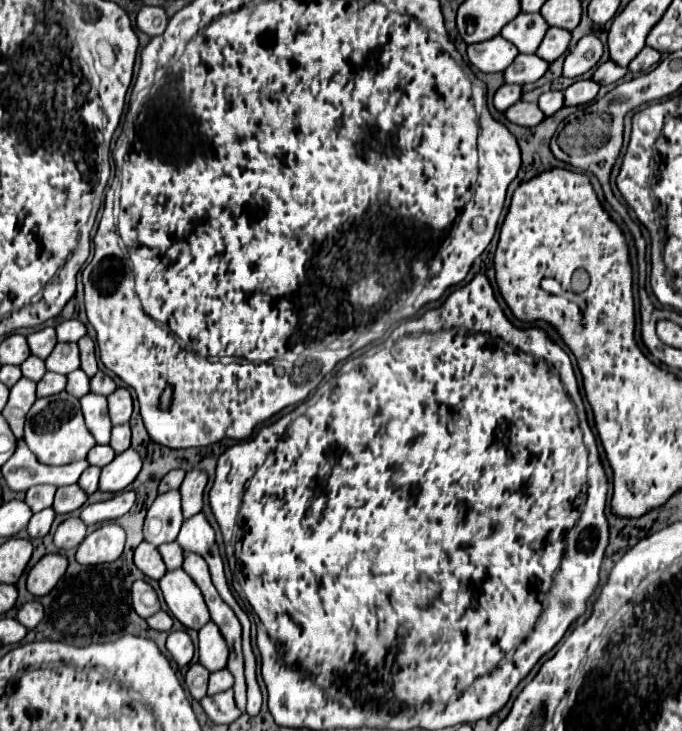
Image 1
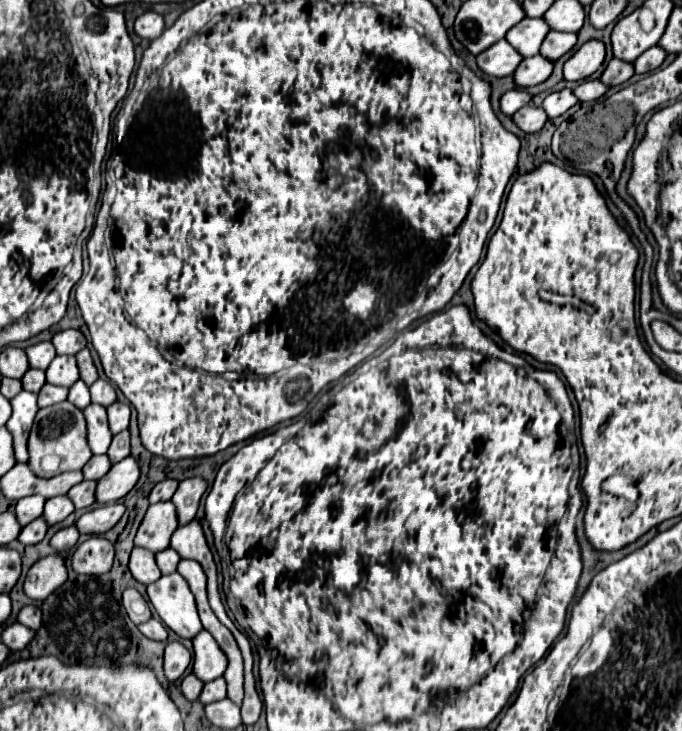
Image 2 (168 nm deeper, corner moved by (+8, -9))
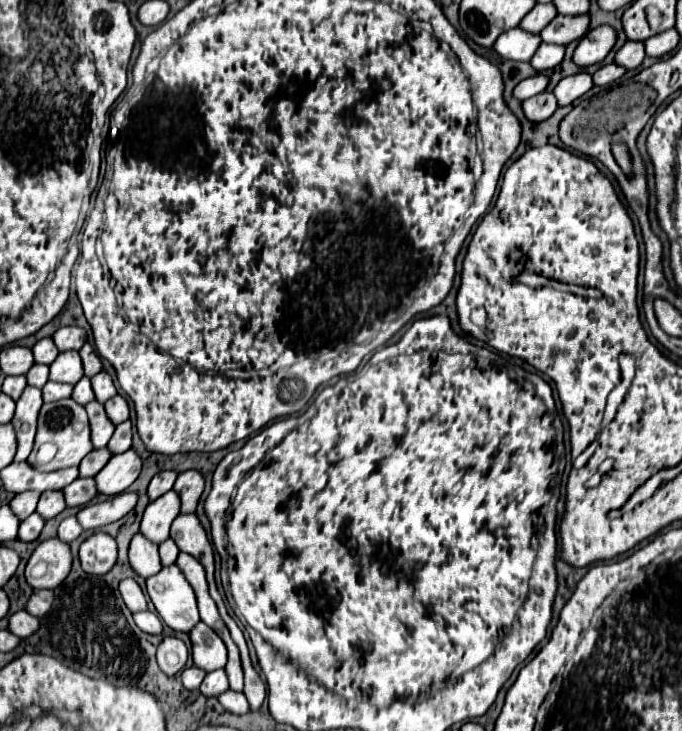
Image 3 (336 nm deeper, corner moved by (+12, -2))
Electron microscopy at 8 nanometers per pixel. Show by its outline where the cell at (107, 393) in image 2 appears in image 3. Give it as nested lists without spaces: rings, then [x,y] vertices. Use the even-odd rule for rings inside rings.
[[[100,371],[98,375],[92,377],[92,389],[96,393],[96,401],[100,401],[100,403],[106,403],[110,397],[116,395],[114,381],[106,371]]]

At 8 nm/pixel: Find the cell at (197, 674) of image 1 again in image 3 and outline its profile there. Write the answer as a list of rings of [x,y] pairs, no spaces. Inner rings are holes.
[[[190,667],[190,669],[184,669],[180,677],[182,677],[182,683],[184,683],[186,689],[198,689],[204,675],[206,675],[206,671],[202,671],[198,667]]]

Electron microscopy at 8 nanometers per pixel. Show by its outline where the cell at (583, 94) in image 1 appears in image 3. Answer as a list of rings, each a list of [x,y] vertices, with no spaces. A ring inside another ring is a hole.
[[[610,63],[610,65],[600,67],[600,69],[594,73],[594,83],[596,83],[596,85],[608,85],[608,83],[620,79],[624,73],[626,73],[626,69],[624,69],[622,65]]]

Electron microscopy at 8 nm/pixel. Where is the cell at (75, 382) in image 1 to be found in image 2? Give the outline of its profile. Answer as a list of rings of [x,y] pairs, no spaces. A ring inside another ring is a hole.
[[[78,380],[76,384],[70,386],[68,402],[72,402],[74,406],[78,406],[80,410],[84,410],[84,408],[90,404],[90,392],[88,392],[88,386],[86,386],[82,380]]]

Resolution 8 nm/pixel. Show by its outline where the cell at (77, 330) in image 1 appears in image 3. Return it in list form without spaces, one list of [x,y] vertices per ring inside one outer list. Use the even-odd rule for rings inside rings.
[[[70,325],[70,327],[60,327],[54,335],[52,335],[56,347],[60,351],[78,351],[84,343],[86,343],[86,331],[82,327],[76,327],[76,325]]]

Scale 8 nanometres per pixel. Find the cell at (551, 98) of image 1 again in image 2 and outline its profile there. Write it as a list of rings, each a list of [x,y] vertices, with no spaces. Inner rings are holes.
[[[564,88],[560,92],[552,92],[546,96],[546,100],[542,102],[542,108],[544,112],[550,116],[550,118],[558,118],[562,116],[568,108],[572,108],[576,104],[576,96],[572,94],[572,90]]]

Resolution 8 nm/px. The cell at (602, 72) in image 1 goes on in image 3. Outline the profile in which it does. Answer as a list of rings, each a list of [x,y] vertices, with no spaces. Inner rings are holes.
[[[626,41],[626,45],[616,53],[616,63],[626,69],[636,69],[646,57],[642,41]]]

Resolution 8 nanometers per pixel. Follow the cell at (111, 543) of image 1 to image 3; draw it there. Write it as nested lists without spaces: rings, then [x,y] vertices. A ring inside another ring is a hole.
[[[94,533],[80,545],[82,569],[90,575],[106,575],[116,563],[116,541],[108,533]]]

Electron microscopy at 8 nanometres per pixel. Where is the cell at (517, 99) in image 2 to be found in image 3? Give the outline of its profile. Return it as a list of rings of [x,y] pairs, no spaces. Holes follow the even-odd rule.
[[[538,73],[538,75],[534,75],[534,77],[528,77],[528,79],[524,79],[524,81],[520,81],[520,83],[516,85],[514,97],[520,99],[520,101],[530,99],[530,97],[542,93],[542,91],[548,87],[548,83],[550,83],[550,77],[548,77],[546,73]]]

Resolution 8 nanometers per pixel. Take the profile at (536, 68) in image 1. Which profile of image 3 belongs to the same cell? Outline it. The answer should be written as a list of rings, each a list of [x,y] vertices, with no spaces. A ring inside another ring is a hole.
[[[542,43],[540,49],[536,51],[536,55],[532,57],[532,67],[536,71],[548,71],[554,69],[558,63],[562,63],[564,59],[564,45],[556,45],[556,43]]]

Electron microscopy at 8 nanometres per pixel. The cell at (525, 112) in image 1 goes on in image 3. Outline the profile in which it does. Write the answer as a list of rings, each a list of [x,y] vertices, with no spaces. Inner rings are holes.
[[[544,91],[544,93],[540,93],[540,95],[532,97],[532,99],[526,99],[522,103],[522,107],[524,107],[524,113],[526,113],[526,117],[530,121],[540,123],[540,121],[546,121],[548,117],[554,115],[554,111],[558,109],[558,101],[556,101],[554,93]]]

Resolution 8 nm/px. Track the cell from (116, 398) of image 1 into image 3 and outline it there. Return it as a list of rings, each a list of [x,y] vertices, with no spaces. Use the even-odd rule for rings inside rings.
[[[120,395],[112,397],[106,403],[106,413],[108,413],[108,417],[110,417],[110,421],[114,425],[120,425],[122,421],[126,421],[128,419],[128,403],[126,403],[126,399],[120,397]]]

